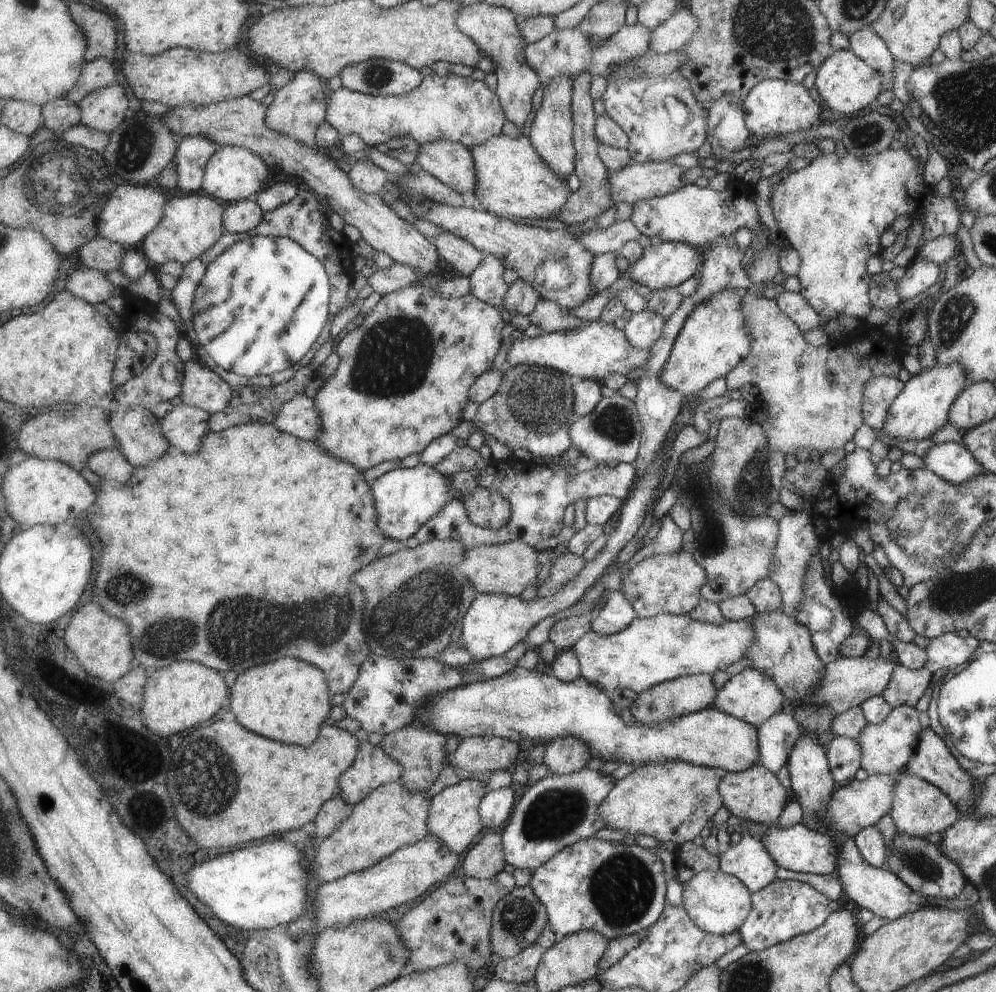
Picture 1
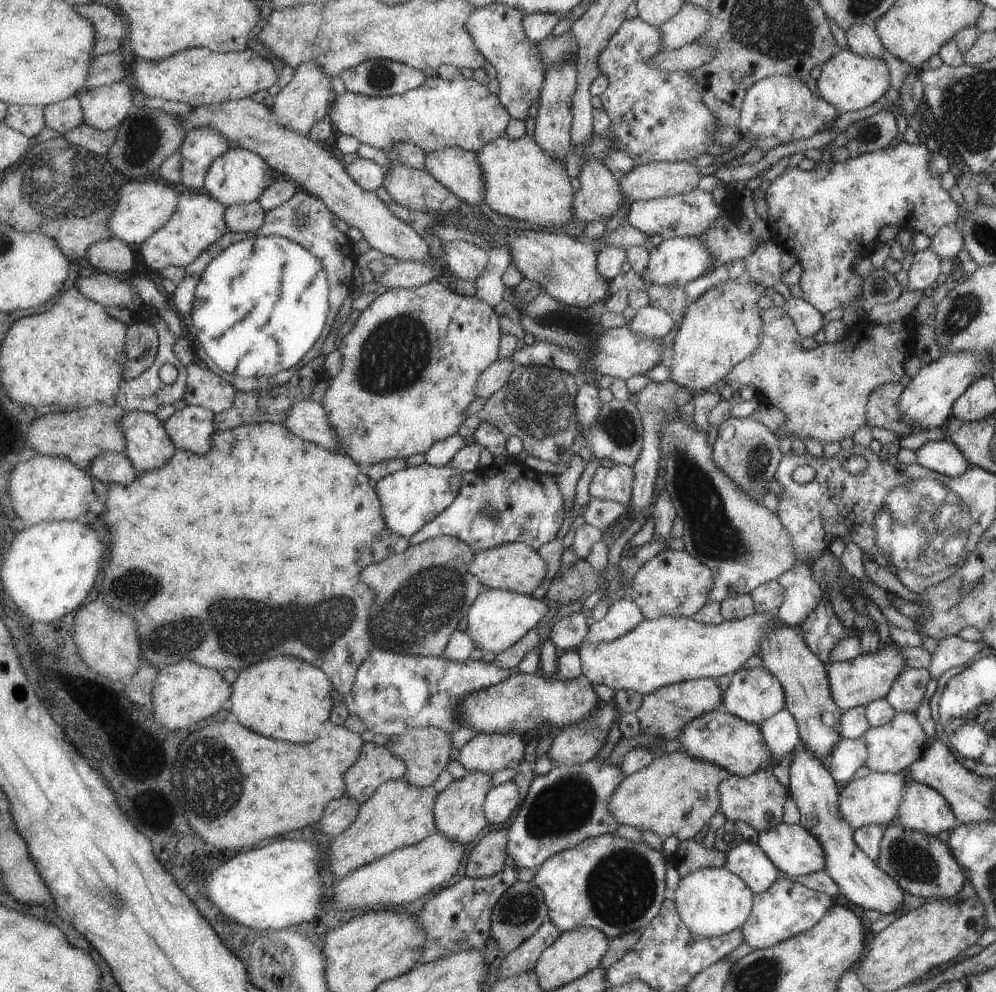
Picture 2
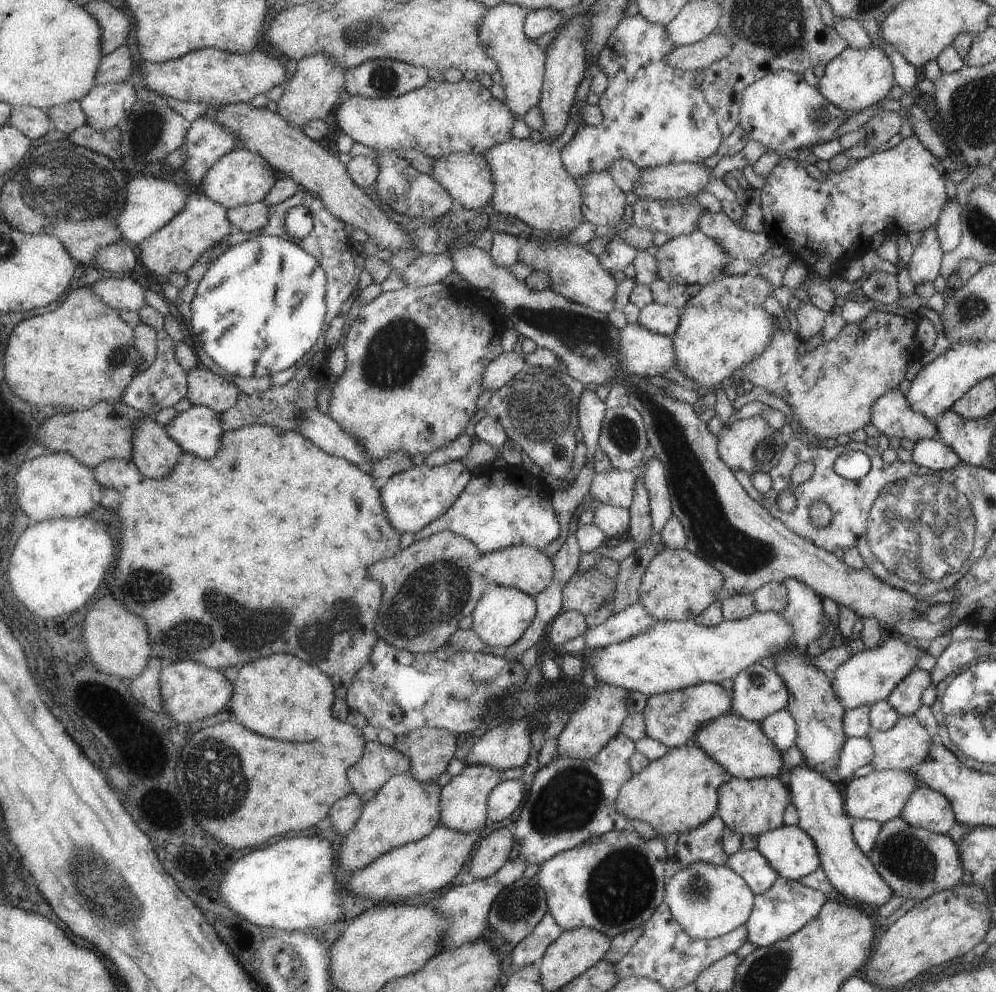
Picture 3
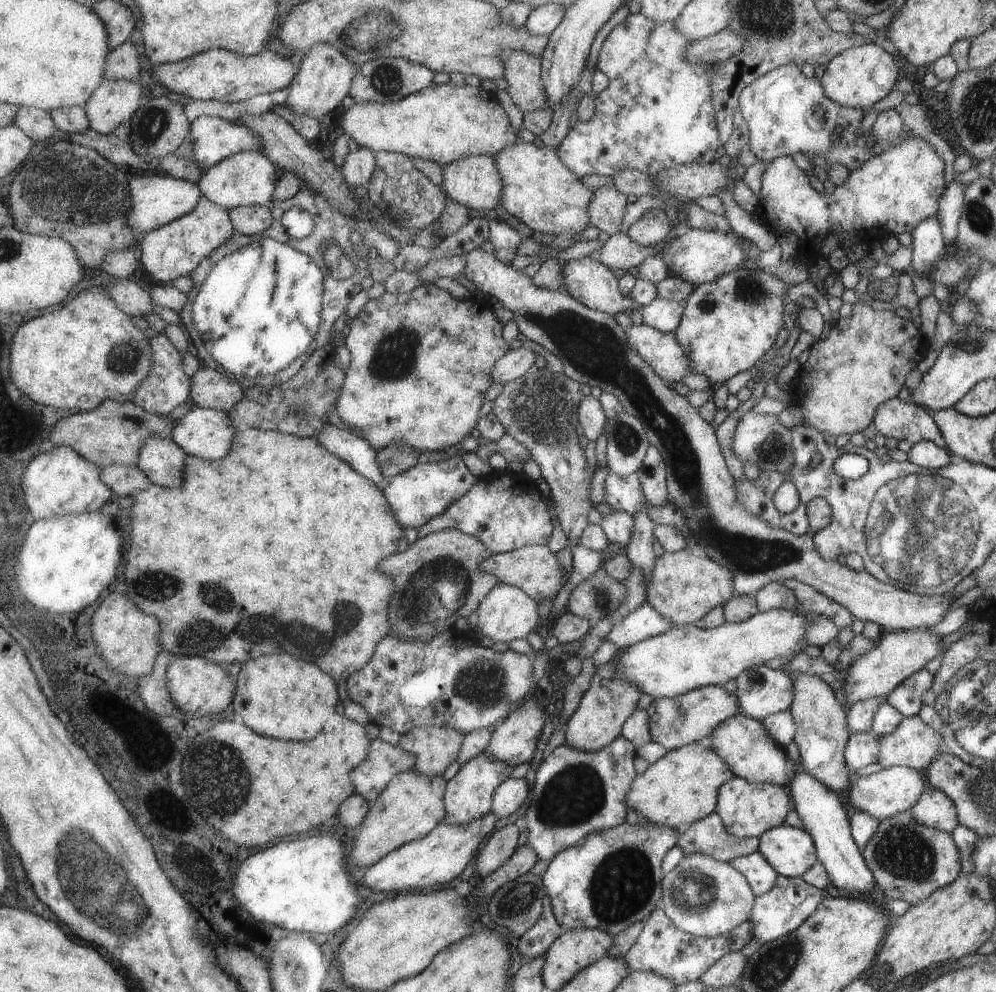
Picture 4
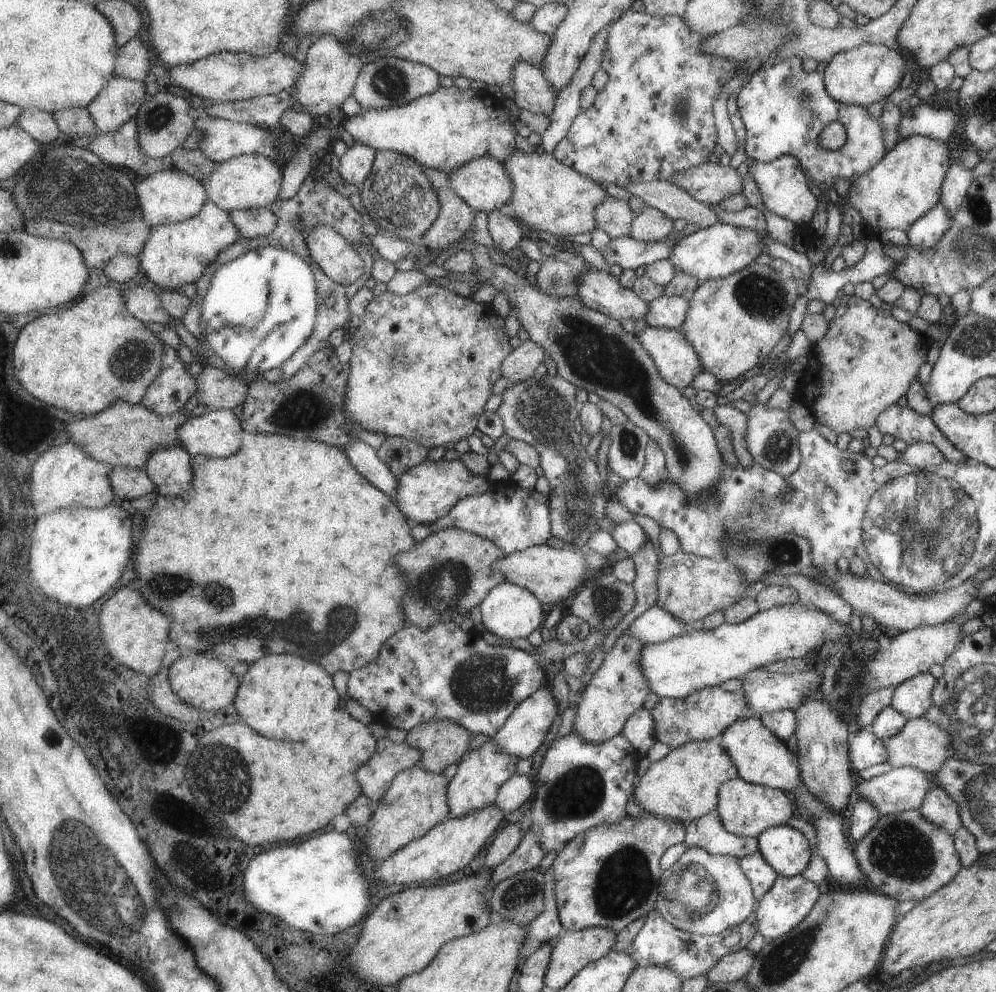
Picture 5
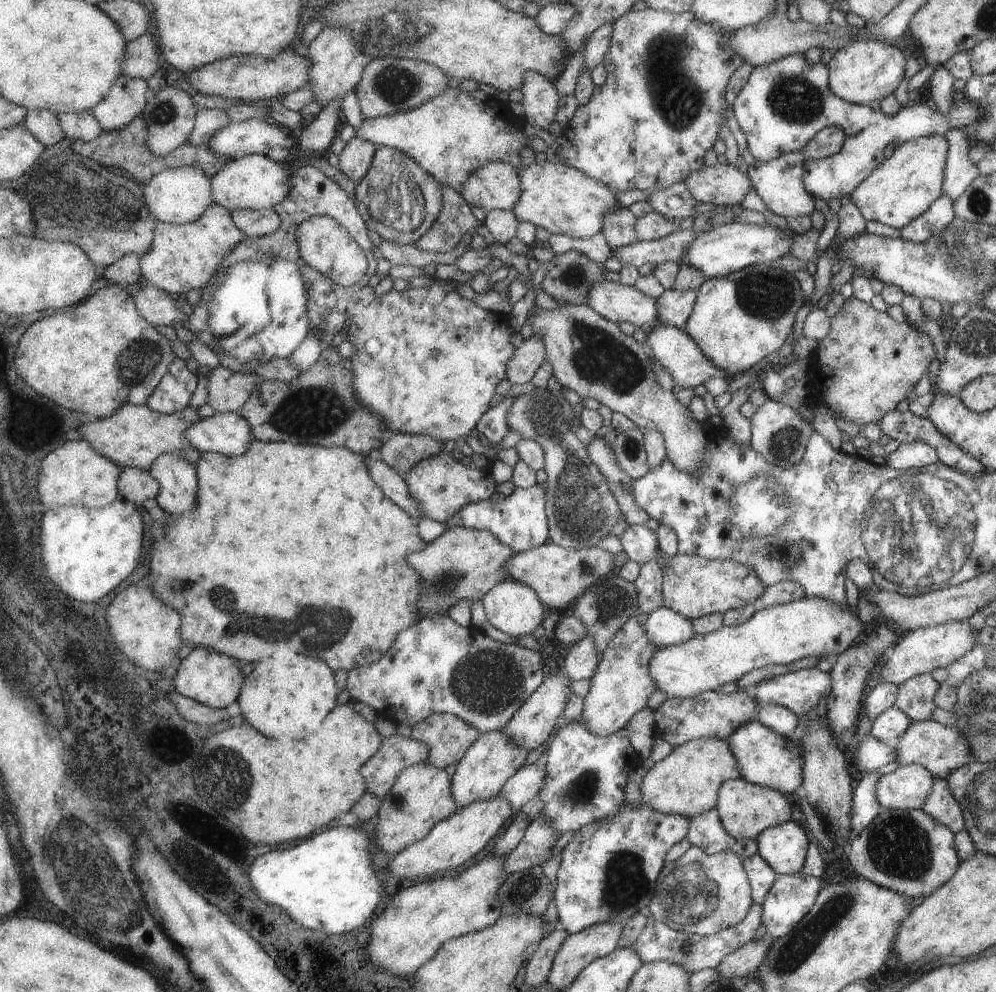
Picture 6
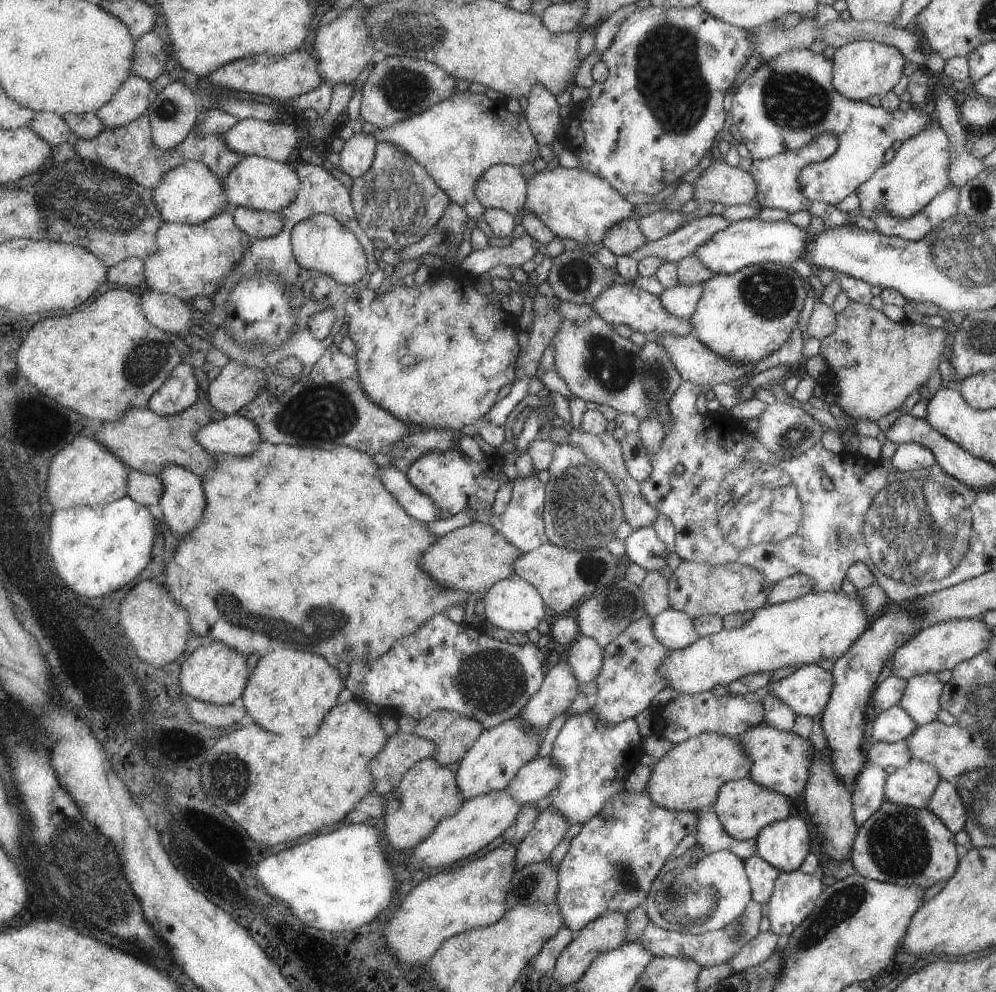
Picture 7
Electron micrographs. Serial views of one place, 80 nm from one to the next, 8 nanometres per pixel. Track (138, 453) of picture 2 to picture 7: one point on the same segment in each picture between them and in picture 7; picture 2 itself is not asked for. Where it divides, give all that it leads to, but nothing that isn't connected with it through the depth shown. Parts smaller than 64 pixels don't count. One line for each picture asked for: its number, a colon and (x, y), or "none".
3: (156, 453)
4: (163, 460)
5: (171, 468)
6: (178, 478)
7: (183, 503)

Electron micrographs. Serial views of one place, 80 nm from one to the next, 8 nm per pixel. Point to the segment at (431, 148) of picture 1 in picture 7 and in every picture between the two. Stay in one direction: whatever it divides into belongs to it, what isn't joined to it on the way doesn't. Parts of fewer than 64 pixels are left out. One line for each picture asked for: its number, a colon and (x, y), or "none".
2: (460, 170)
3: (469, 178)
4: (476, 181)
5: (485, 184)
6: (496, 185)
7: (503, 187)

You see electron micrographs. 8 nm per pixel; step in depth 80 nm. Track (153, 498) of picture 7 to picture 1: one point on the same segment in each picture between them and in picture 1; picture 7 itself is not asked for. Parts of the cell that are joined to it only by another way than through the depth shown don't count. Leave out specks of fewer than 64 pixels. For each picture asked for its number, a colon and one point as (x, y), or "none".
1: (112, 464)
2: (110, 468)
3: (118, 474)
4: (124, 480)
5: (129, 483)
6: (136, 485)

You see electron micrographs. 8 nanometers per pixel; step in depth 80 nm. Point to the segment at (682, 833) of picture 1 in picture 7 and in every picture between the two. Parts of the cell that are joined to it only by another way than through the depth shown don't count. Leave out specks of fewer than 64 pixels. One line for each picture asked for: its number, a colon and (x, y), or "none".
2: (674, 795)
3: (678, 791)
4: (680, 788)
5: (684, 785)
6: (686, 782)
7: (688, 777)

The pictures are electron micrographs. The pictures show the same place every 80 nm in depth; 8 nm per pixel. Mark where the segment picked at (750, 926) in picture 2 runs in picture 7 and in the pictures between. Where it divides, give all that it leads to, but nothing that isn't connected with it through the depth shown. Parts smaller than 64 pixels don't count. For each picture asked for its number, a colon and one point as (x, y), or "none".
3: (787, 905)
4: (790, 901)
5: (789, 899)
6: (791, 897)
7: (795, 893)

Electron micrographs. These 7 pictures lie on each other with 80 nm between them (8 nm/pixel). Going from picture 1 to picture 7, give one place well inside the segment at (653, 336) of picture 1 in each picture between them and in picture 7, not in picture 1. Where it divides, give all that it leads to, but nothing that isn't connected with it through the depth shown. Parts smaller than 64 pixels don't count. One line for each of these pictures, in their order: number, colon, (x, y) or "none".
2: (648, 321)
3: (654, 316)
4: (664, 315)
5: (665, 311)
6: (673, 307)
7: (680, 300)

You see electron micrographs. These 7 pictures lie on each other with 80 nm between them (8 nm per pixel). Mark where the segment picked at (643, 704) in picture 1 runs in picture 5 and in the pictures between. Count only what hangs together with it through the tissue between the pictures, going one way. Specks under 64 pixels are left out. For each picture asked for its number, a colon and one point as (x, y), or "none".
2: (663, 713)
3: (672, 718)
4: (674, 721)
5: (704, 714)

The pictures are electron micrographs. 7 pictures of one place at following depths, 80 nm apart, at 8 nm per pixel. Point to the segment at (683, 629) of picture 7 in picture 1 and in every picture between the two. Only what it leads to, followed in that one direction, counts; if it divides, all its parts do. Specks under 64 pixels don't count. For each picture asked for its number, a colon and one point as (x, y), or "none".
1: (613, 615)
2: (623, 616)
3: (633, 619)
4: (643, 622)
5: (654, 625)
6: (663, 626)

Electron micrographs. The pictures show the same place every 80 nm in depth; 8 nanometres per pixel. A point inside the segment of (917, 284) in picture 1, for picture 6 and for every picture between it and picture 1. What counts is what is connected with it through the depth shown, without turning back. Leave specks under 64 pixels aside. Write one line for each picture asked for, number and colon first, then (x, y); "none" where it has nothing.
2: (924, 268)
3: (924, 264)
4: (927, 239)
5: (924, 232)
6: (940, 213)

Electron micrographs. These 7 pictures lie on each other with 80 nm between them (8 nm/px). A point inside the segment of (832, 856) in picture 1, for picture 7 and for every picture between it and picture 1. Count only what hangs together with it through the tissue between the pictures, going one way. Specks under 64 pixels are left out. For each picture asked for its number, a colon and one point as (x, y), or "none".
2: (793, 850)
3: (789, 850)
4: (789, 850)
5: (785, 848)
6: (784, 847)
7: (783, 844)

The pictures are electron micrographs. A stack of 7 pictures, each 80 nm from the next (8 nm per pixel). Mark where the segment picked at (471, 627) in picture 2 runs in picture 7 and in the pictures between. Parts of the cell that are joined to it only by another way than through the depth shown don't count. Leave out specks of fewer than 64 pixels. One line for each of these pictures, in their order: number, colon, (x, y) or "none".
3: (502, 617)
4: (508, 612)
5: (510, 611)
6: (513, 607)
7: (513, 605)

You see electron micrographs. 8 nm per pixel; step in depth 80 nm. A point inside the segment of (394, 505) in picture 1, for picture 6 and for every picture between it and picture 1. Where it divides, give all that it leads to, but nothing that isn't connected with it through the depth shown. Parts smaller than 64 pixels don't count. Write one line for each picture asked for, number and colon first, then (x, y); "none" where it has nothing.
2: (411, 498)
3: (414, 498)
4: (418, 495)
5: (427, 492)
6: (443, 486)

